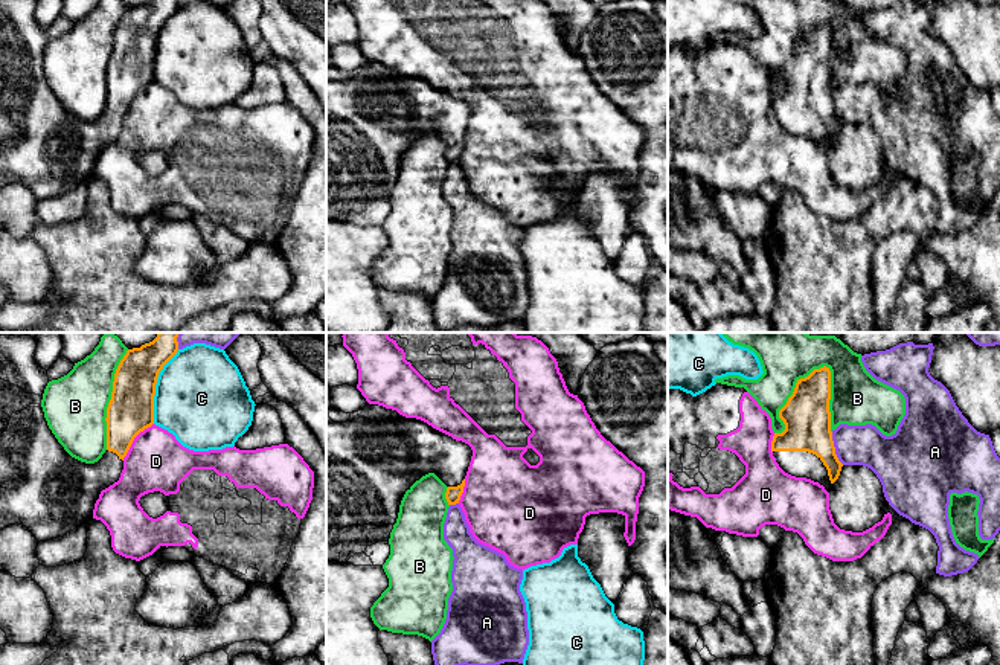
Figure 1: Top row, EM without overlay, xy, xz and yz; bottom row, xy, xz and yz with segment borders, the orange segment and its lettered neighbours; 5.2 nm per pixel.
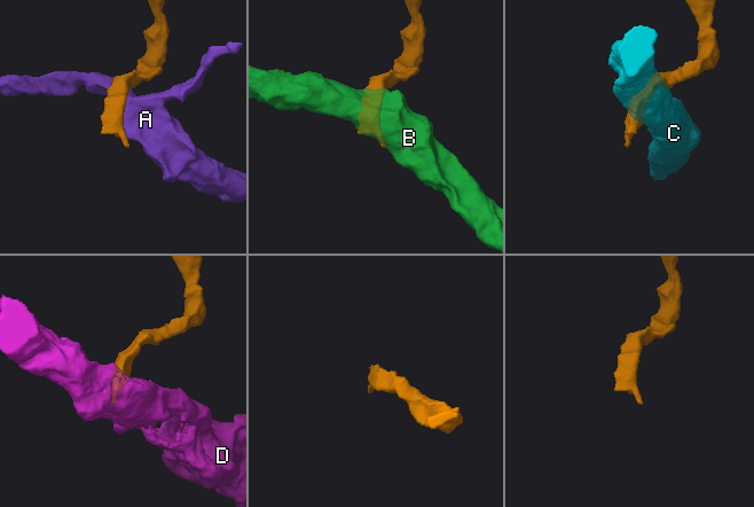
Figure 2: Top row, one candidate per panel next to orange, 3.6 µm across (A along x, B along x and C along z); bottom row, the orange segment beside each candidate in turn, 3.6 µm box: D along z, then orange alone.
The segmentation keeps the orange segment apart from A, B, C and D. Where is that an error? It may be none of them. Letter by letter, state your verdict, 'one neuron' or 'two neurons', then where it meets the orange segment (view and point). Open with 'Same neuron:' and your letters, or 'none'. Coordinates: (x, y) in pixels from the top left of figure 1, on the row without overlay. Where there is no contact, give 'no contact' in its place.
Same neuron: none
A: two neurons; contact yz (834, 107)
B: two neurons; contact yz (791, 54)
C: two neurons; contact xy (154, 44)
D: two neurons; contact xy (133, 98)

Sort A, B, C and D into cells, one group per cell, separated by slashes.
A / B / C / D

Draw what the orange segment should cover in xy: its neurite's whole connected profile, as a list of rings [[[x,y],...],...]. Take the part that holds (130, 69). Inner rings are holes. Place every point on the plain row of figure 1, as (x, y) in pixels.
[[[149,0],[127,9],[116,27],[111,58],[107,66],[107,108],[95,122],[81,120],[64,108],[49,87],[44,70],[38,66],[40,63],[29,63],[18,73],[11,73],[8,87],[0,90],[0,189],[18,182],[26,185],[40,201],[62,195],[93,175],[95,162],[101,149],[119,139],[123,128],[123,116],[134,96],[154,82],[157,37],[177,9],[178,0]]]

